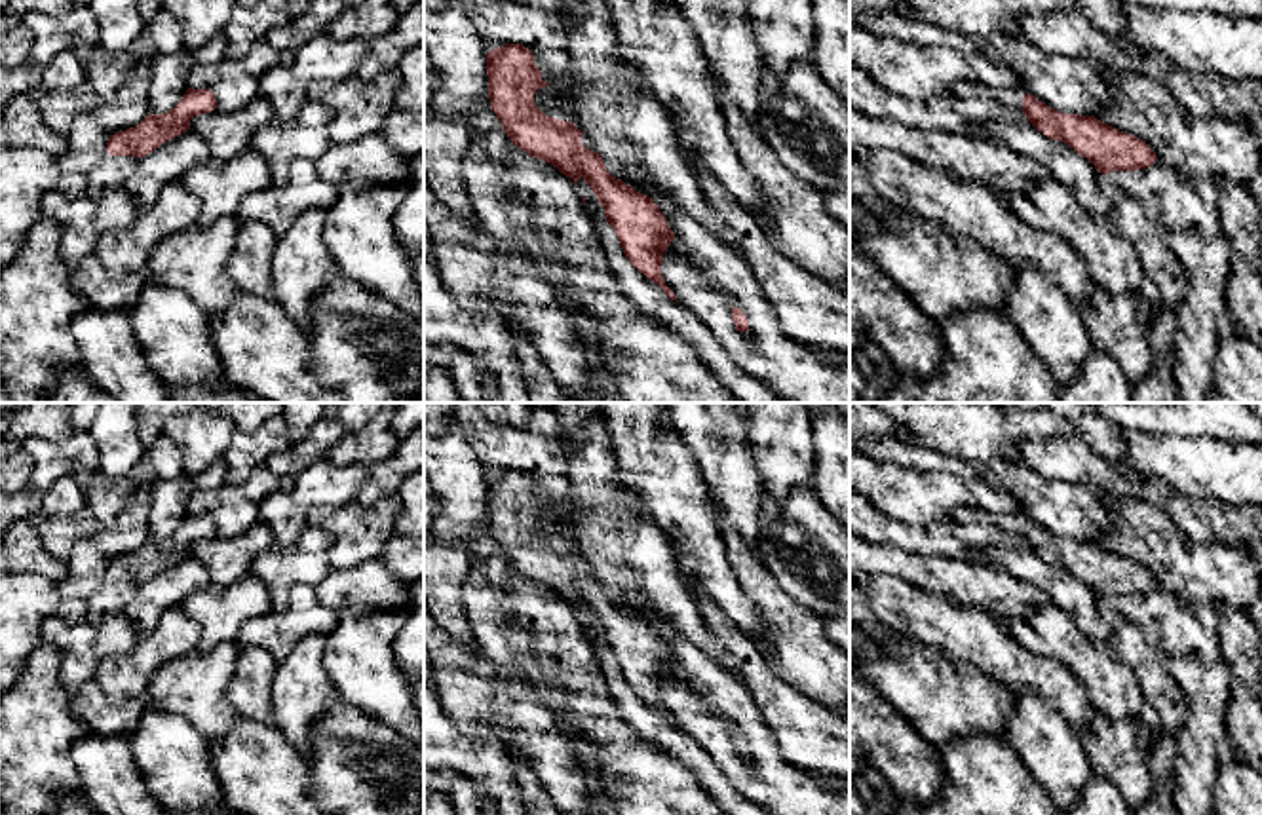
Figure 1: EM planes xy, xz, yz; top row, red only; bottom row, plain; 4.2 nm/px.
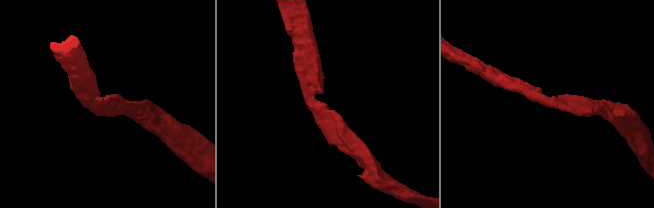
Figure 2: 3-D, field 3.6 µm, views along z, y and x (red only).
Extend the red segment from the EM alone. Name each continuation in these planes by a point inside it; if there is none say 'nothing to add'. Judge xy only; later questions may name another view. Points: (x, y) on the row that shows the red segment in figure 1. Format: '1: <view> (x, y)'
nothing to add

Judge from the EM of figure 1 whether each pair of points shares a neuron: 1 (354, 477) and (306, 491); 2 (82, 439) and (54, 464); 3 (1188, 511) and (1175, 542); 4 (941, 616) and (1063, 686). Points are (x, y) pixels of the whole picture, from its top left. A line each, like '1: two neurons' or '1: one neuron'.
1: one neuron
2: one neuron
3: two neurons
4: one neuron

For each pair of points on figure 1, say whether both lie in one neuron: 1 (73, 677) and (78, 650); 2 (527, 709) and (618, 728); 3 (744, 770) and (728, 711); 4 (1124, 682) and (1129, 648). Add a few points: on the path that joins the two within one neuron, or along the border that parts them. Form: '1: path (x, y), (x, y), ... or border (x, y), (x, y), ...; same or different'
1: path (75, 671), (78, 656); same
2: border (536, 690), (536, 698), (569, 734); different
3: path (728, 757), (723, 751), (723, 726); same
4: border (1116, 656), (1135, 673), (1139, 690), (1148, 703); different

